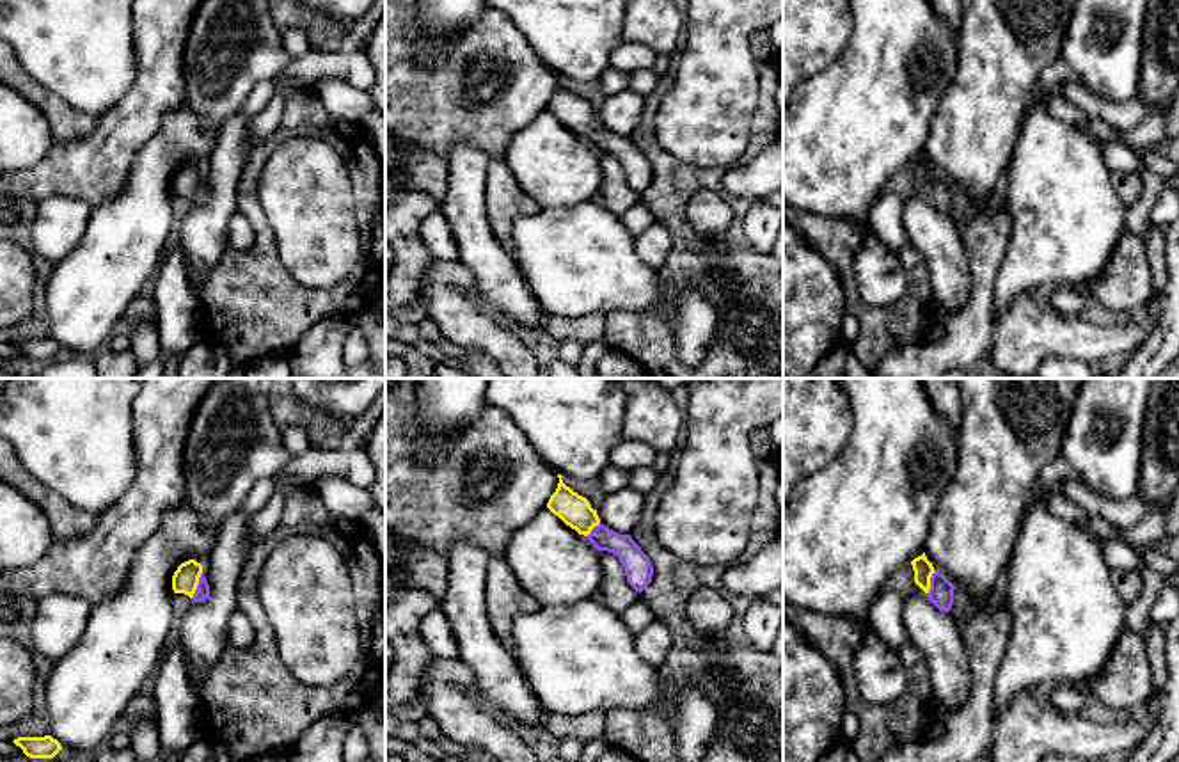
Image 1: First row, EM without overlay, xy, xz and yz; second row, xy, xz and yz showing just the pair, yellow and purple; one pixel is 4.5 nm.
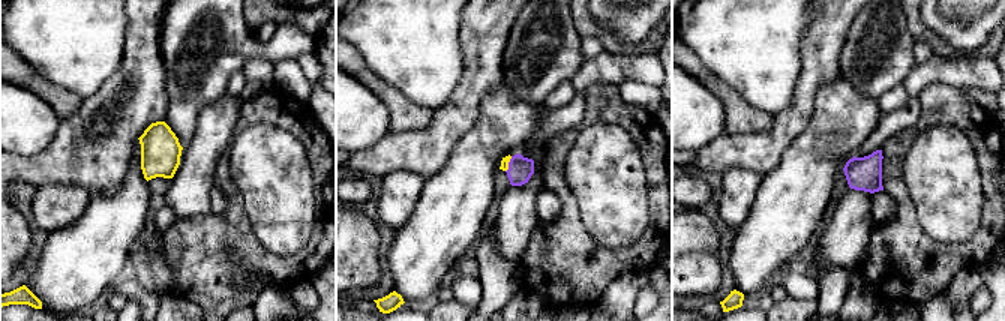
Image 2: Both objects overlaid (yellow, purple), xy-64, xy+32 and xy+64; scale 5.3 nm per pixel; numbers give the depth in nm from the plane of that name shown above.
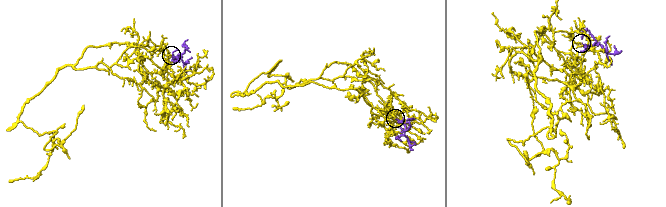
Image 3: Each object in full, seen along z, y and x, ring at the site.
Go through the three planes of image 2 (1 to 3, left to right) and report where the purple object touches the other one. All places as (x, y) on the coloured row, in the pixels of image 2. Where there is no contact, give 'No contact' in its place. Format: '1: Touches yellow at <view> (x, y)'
1: No contact
2: Touches yellow at xy+32 (507, 164)
3: No contact

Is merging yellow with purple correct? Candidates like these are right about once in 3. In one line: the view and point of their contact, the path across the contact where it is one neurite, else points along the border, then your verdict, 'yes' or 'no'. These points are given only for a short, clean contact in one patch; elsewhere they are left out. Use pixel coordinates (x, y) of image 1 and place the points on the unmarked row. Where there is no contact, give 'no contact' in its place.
contact xy (197, 185); way xy (185, 182), (197, 185), (201, 196); yes

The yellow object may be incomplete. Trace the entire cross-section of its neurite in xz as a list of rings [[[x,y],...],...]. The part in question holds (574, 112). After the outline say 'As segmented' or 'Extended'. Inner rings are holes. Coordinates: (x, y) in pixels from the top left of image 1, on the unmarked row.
[[[561,76],[558,80],[558,91],[550,98],[547,110],[566,128],[584,137],[598,153],[616,156],[625,171],[629,187],[639,195],[646,192],[653,178],[650,160],[630,137],[620,137],[604,128],[590,103],[566,89]]]. Extended

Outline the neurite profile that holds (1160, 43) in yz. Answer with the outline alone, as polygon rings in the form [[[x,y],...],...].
[[[1149,0],[1143,18],[1138,96],[1158,105],[1179,89],[1179,0]]]

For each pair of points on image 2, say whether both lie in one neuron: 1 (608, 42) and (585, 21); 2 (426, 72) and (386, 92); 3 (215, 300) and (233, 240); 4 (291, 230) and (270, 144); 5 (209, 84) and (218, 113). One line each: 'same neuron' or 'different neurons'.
1: same neuron
2: different neurons
3: same neuron
4: same neuron
5: different neurons

